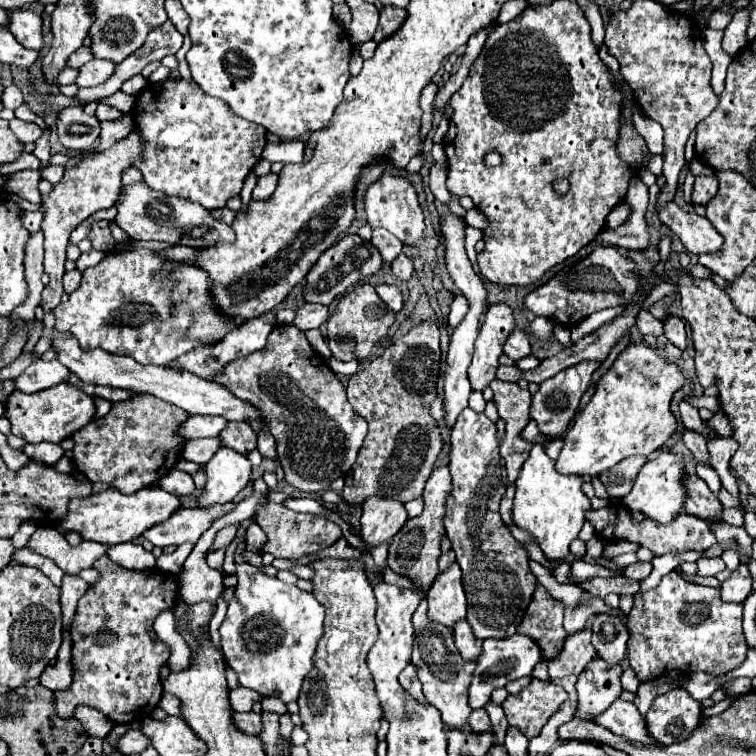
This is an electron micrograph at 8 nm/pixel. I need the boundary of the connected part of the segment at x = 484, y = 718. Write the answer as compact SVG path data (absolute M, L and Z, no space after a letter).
M479 708L479 710L473 710L473 714L469 716L467 724L469 724L469 726L471 726L471 730L475 730L475 732L479 732L479 730L487 730L487 732L491 732L489 716L487 716L487 712L485 712L483 708Z

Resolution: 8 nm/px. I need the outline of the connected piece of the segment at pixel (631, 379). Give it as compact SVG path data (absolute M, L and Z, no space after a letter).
M629 344L613 362L613 366L599 378L595 386L595 394L583 406L583 410L575 416L571 430L563 438L561 454L555 462L557 472L561 474L577 474L577 476L599 476L609 470L617 462L627 456L643 454L649 456L665 446L665 442L675 434L677 420L671 412L673 394L683 388L685 376L675 362L669 362L659 350L649 348L647 344Z

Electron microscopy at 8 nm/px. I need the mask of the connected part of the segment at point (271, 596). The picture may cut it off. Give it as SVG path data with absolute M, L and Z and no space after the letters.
M241 536L233 554L239 582L219 628L223 658L237 674L241 686L257 690L263 696L281 698L287 704L297 700L303 678L311 670L315 646L323 636L323 606L311 592L283 584L249 564L243 558L245 546L245 536Z

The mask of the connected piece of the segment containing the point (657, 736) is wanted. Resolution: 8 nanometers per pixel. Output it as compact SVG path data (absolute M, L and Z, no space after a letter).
M673 688L653 700L645 722L649 736L657 744L669 746L671 742L681 742L699 726L701 704L687 690Z

